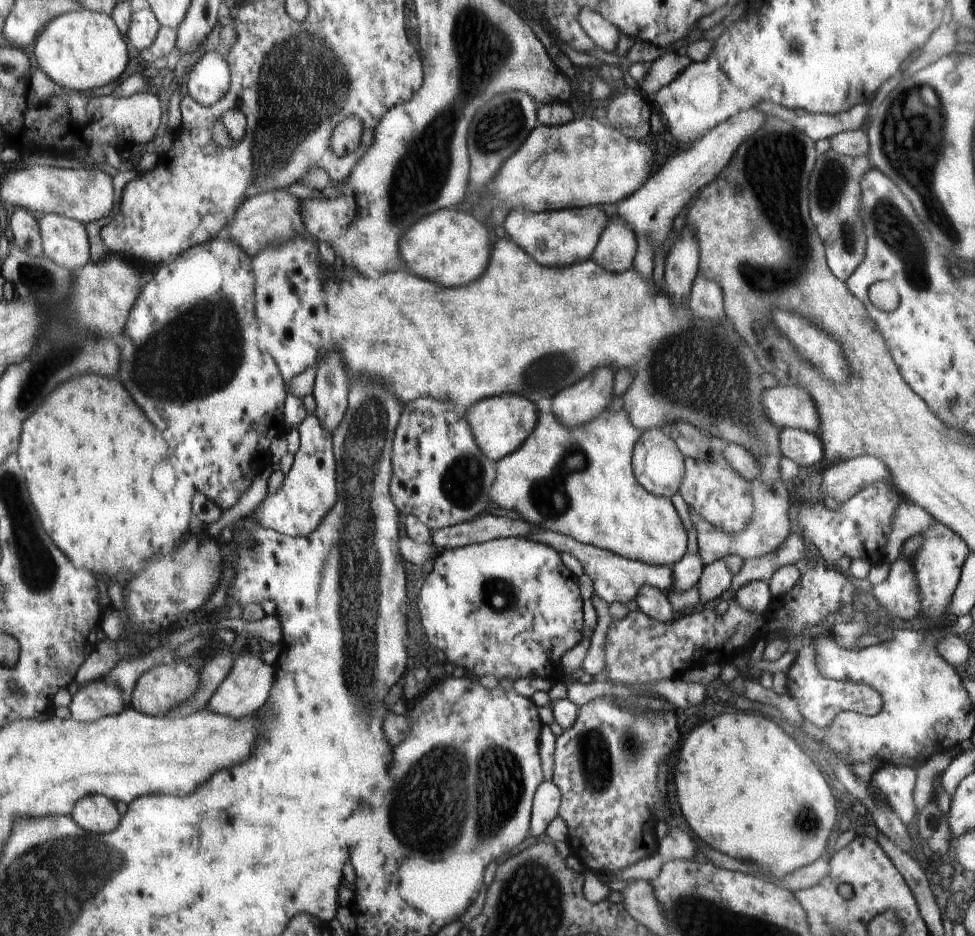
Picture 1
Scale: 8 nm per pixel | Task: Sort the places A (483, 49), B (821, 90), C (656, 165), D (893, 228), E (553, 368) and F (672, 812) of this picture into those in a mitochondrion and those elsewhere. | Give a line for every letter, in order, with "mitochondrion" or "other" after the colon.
A: mitochondrion
B: other
C: other
D: mitochondrion
E: mitochondrion
F: other

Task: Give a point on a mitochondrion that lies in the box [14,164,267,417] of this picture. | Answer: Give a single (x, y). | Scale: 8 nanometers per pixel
(196, 355)

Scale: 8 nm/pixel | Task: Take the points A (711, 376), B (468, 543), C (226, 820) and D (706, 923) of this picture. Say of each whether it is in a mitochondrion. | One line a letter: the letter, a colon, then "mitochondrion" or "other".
A: mitochondrion
B: other
C: mitochondrion
D: mitochondrion

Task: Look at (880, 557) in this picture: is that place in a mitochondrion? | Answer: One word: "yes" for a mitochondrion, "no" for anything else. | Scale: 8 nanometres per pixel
no

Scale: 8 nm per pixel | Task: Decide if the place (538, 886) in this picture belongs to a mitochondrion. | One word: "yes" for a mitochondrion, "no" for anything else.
yes

